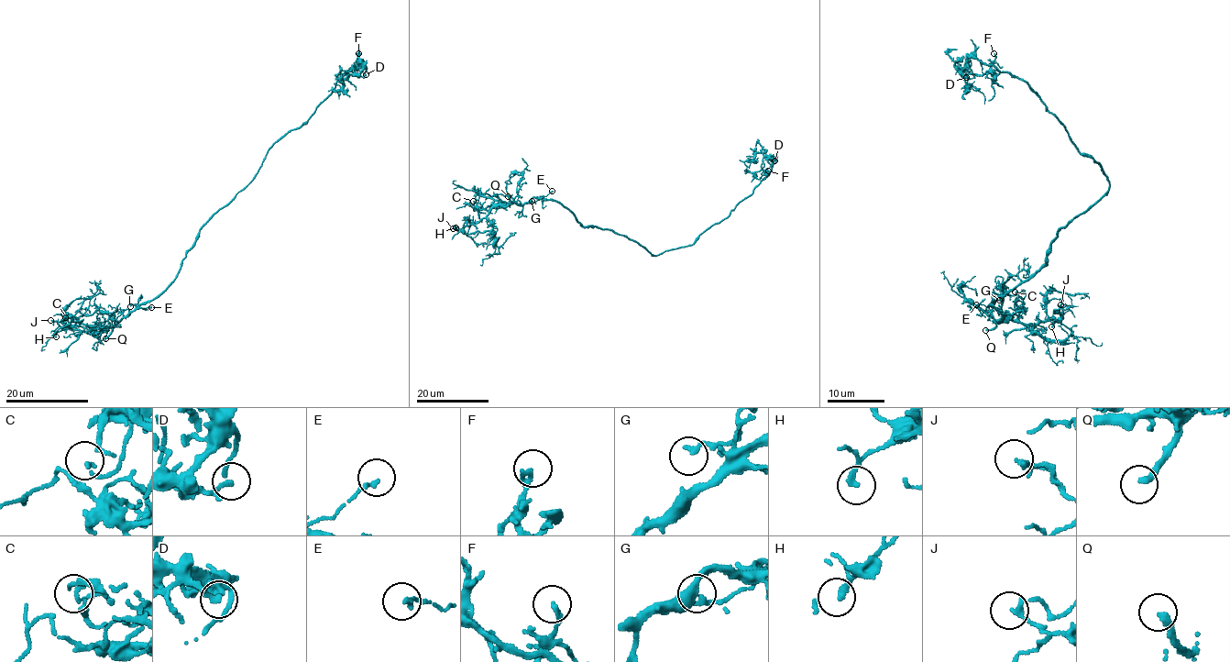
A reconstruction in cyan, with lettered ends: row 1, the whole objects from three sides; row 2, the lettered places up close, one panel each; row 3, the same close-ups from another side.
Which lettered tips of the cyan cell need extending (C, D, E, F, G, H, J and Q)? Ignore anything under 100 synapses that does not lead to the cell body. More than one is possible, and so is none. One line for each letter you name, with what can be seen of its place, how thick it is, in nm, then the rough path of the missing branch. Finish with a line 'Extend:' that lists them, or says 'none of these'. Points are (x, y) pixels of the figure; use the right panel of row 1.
Q: (985, 330) | 240 nm
Extend: Q

